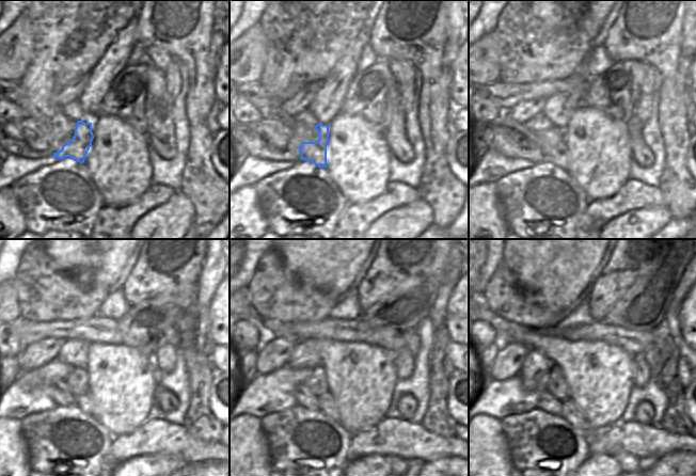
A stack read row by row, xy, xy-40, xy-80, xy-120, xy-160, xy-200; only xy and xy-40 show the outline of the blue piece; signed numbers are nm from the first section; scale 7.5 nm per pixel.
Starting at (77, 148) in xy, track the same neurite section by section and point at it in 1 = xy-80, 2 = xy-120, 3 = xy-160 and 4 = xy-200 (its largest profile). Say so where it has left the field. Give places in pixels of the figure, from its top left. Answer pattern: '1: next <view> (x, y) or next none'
1: next xy-80 (558, 156)
2: next xy-120 (84, 401)
3: next xy-160 (327, 406)
4: next xy-200 (570, 412)

